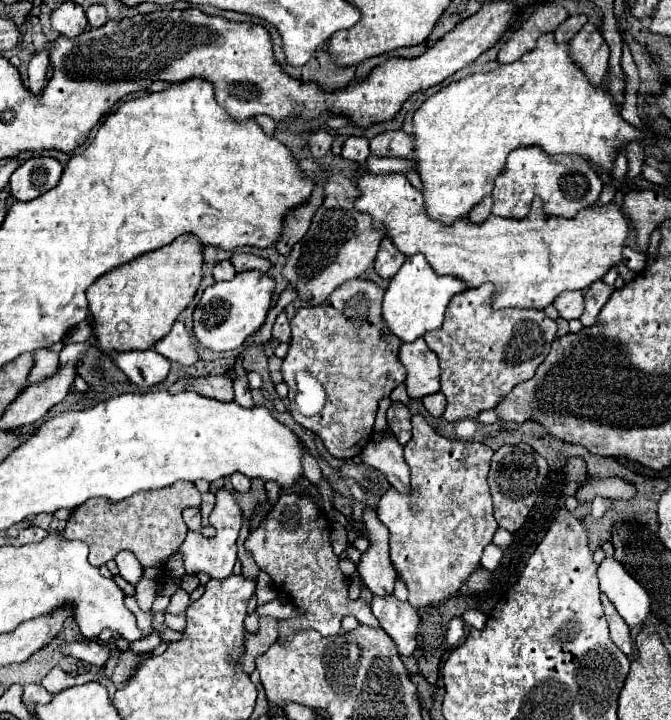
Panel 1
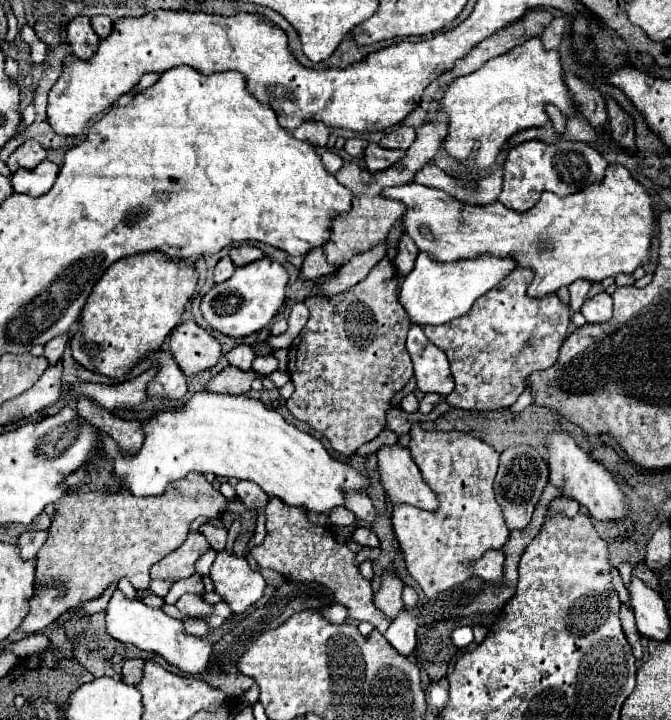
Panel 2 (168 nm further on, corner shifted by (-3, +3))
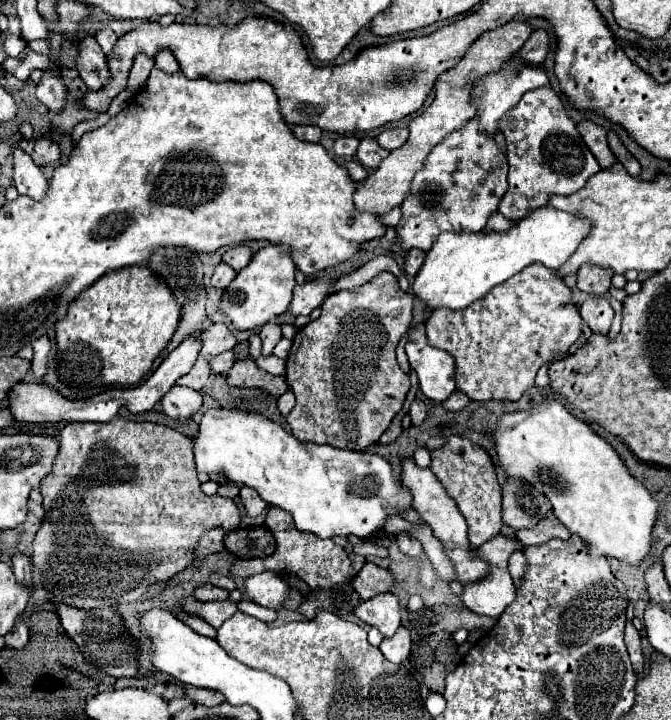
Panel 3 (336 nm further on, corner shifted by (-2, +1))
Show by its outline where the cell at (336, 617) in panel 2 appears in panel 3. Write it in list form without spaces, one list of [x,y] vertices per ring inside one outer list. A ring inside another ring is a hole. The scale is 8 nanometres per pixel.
[[[391,592],[379,594],[371,600],[361,602],[353,614],[369,624],[369,626],[377,626],[381,630],[383,636],[393,636],[397,632],[397,628],[401,626],[401,614],[399,614],[399,598]]]

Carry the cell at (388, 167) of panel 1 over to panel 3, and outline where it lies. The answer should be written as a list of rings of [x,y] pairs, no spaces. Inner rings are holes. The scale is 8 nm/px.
[[[363,138],[363,140],[361,140],[357,158],[359,158],[359,162],[361,162],[365,168],[375,170],[385,156],[387,156],[387,150],[381,148],[373,138]]]

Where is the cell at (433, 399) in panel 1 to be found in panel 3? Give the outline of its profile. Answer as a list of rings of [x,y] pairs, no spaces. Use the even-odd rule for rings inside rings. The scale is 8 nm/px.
[[[415,400],[415,402],[411,404],[411,408],[409,408],[409,416],[411,416],[413,426],[419,426],[419,424],[425,420],[425,416],[427,416],[425,402],[423,402],[423,400]]]

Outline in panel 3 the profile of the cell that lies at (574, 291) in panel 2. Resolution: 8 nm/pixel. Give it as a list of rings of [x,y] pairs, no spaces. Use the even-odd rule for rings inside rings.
[[[583,264],[577,272],[577,288],[581,292],[587,294],[605,294],[609,290],[609,282],[611,282],[611,272],[599,266],[591,266],[591,264]]]

